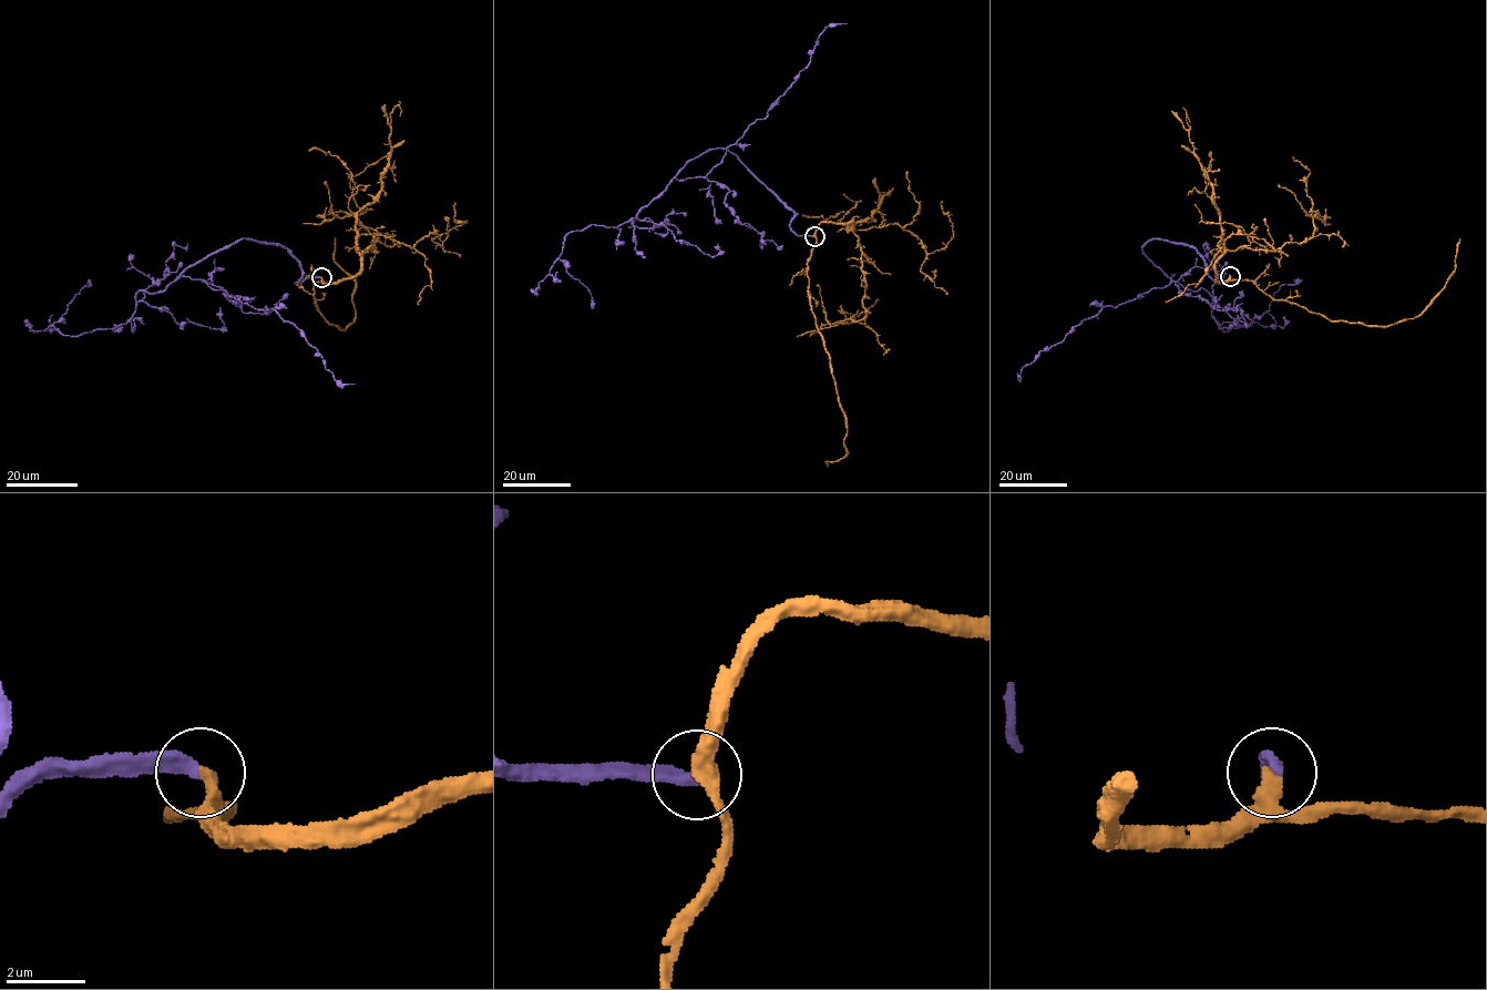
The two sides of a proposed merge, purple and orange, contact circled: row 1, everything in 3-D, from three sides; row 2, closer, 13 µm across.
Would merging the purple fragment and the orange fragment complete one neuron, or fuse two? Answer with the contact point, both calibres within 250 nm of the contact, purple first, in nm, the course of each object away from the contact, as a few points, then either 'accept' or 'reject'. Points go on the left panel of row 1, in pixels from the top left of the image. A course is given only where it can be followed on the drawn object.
at (321, 277); 380 nm thick on the purple side, 340 nm on the other; purple runs (321, 278), (295, 283), (300, 264), (286, 248), (241, 238), (176, 278), (273, 309), (334, 377), (355, 384); orange runs (321, 278), (314, 287), (315, 303), (330, 324), (345, 328), (354, 319), (355, 281), (335, 261), (336, 237); accept

